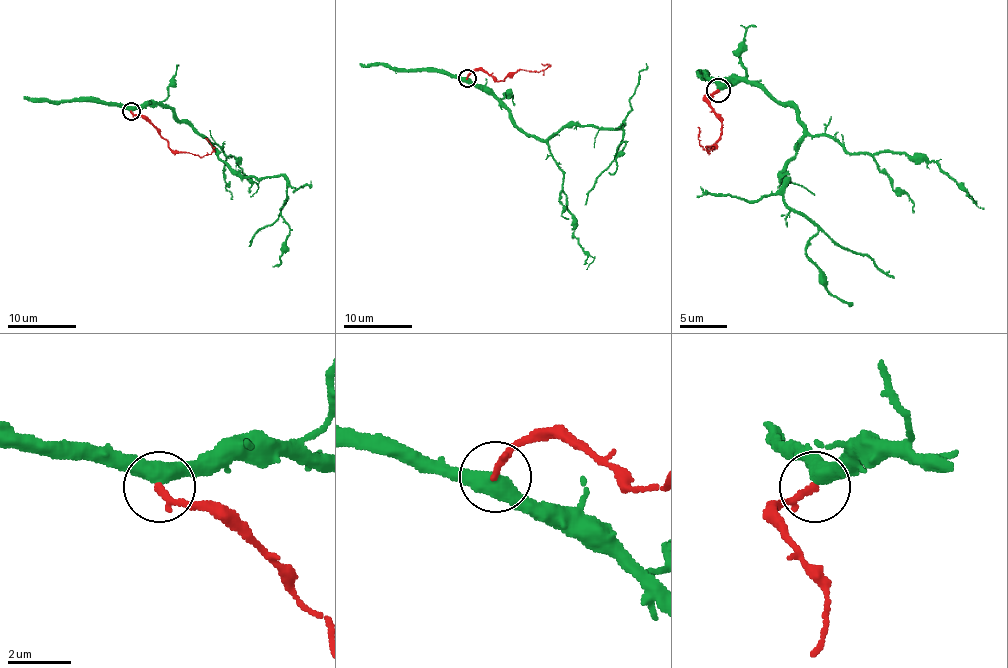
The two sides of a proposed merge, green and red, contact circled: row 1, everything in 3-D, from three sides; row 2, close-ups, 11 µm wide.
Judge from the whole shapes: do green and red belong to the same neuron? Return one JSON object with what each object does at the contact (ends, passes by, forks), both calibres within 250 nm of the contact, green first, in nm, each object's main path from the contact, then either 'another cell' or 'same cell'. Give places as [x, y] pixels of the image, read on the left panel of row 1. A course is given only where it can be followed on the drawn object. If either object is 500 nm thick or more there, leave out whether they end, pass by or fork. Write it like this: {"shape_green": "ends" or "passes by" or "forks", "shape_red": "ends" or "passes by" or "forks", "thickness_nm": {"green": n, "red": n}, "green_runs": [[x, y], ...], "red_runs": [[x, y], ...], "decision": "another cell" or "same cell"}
{"shape_green": "passes by", "shape_red": "ends", "thickness_nm": {"green": 480, "red": 200}, "green_runs": [[130, 110], [170, 107], [241, 175], [286, 180], [287, 200], [280, 211], [289, 231], [286, 252], [272, 267]], "red_runs": [[130, 112], [142, 115], [173, 151], [200, 156], [209, 154], [212, 149], [205, 137]], "decision": "another cell"}

